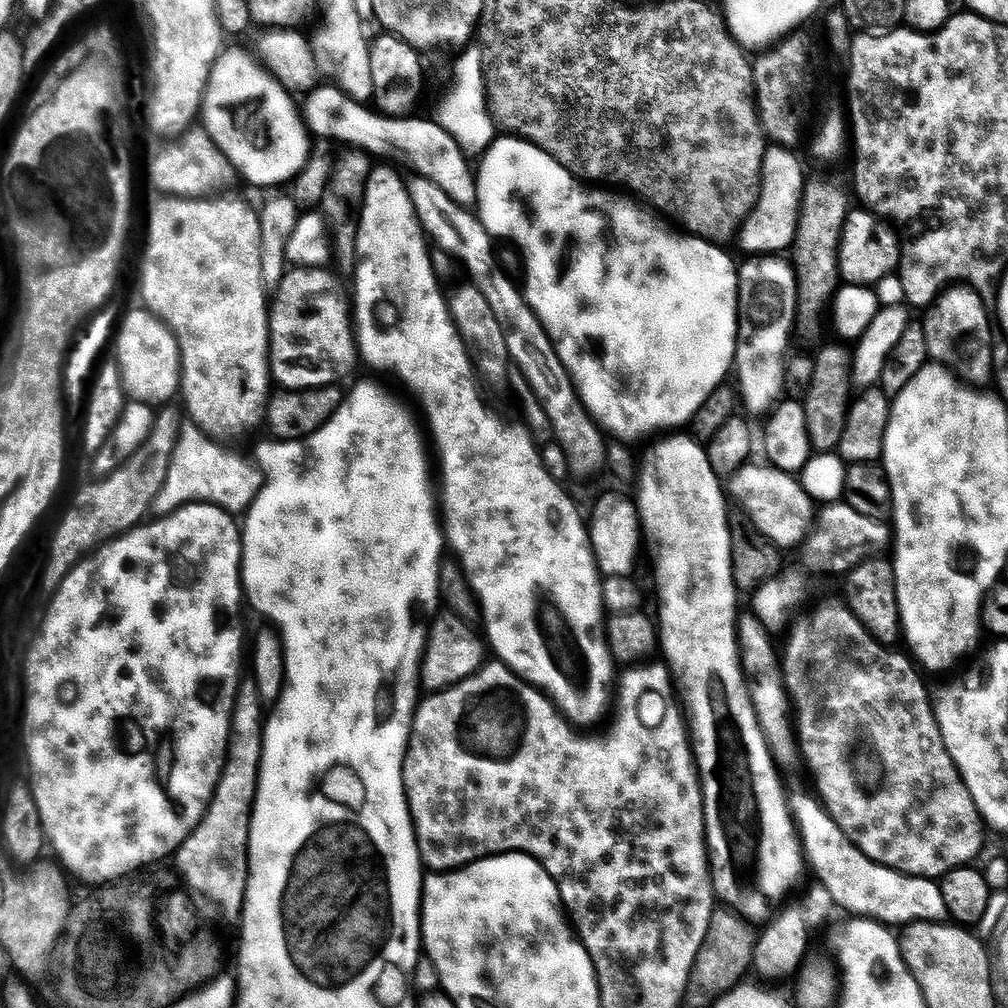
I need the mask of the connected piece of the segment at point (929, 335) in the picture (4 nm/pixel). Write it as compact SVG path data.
M952 286L943 294L937 296L936 301L940 304L940 312L933 312L931 308L923 313L922 323L926 334L926 346L929 357L945 367L954 369L965 381L973 385L982 386L986 380L993 379L993 351L992 324L988 321L990 309L984 304L984 299L968 300L968 286Z

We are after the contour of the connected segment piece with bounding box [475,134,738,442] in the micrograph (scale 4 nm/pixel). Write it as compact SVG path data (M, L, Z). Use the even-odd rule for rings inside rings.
M504 134L496 138L480 161L480 168L478 164L476 172L475 203L480 221L491 231L493 237L498 238L502 234L516 236L516 240L524 244L524 252L528 252L532 263L532 277L523 278L522 291L529 306L536 311L542 326L548 331L548 337L558 347L580 401L588 408L593 420L609 437L620 442L633 442L632 440L638 439L639 436L655 437L669 430L683 429L680 428L683 424L684 427L691 425L694 414L698 414L698 406L702 406L702 402L706 402L706 398L710 398L710 394L714 394L714 390L729 379L736 363L736 354L724 352L724 348L730 346L730 328L712 328L712 344L708 344L708 294L724 294L724 278L735 278L738 275L737 261L732 261L724 253L727 251L719 244L712 244L700 236L685 234L680 230L671 232L667 228L669 225L651 207L637 202L631 195L619 196L619 191L609 190L604 186L589 186L581 182L570 170L566 170L566 166L562 166L553 156L546 154L546 150L542 150L537 144L531 144L529 140L521 140L519 136Z

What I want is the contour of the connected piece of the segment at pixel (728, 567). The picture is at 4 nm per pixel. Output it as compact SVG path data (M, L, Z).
M672 434L667 438L657 439L655 441L657 444L654 445L645 456L642 456L638 464L638 485L640 484L640 493L635 493L634 496L636 507L640 510L642 536L646 541L647 547L648 544L652 547L652 560L656 563L656 592L660 595L660 620L658 616L658 631L660 634L659 647L662 649L662 652L664 648L665 658L663 657L663 659L667 662L669 667L673 666L673 664L684 664L684 654L686 654L690 666L692 666L692 664L718 666L722 678L726 680L726 684L728 684L728 688L730 688L732 710L736 713L736 718L740 721L740 724L744 724L744 731L738 736L748 736L747 744L756 744L756 748L752 748L752 752L760 752L760 760L764 760L764 745L769 742L760 729L761 720L754 710L754 702L748 693L748 682L740 659L740 642L737 639L737 625L742 615L742 609L740 609L741 593L736 587L736 579L734 578L734 570L732 569L732 524L730 523L730 519L728 520L728 504L730 505L730 500L726 495L725 485L724 488L720 485L723 484L721 477L716 476L714 474L714 466L710 466L707 447L691 435L680 435L684 434Z

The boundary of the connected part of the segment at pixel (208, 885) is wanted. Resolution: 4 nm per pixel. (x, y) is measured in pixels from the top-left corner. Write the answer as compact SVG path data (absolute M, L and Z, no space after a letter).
M237 703L232 730L228 760L224 764L220 784L212 795L208 812L192 831L190 838L186 838L174 857L174 863L177 864L175 867L183 883L197 897L205 896L206 899L213 900L226 915L239 917L244 910L248 889L248 843L252 808L256 805L256 791L260 785L260 759L264 753L264 733L259 710L252 704Z

